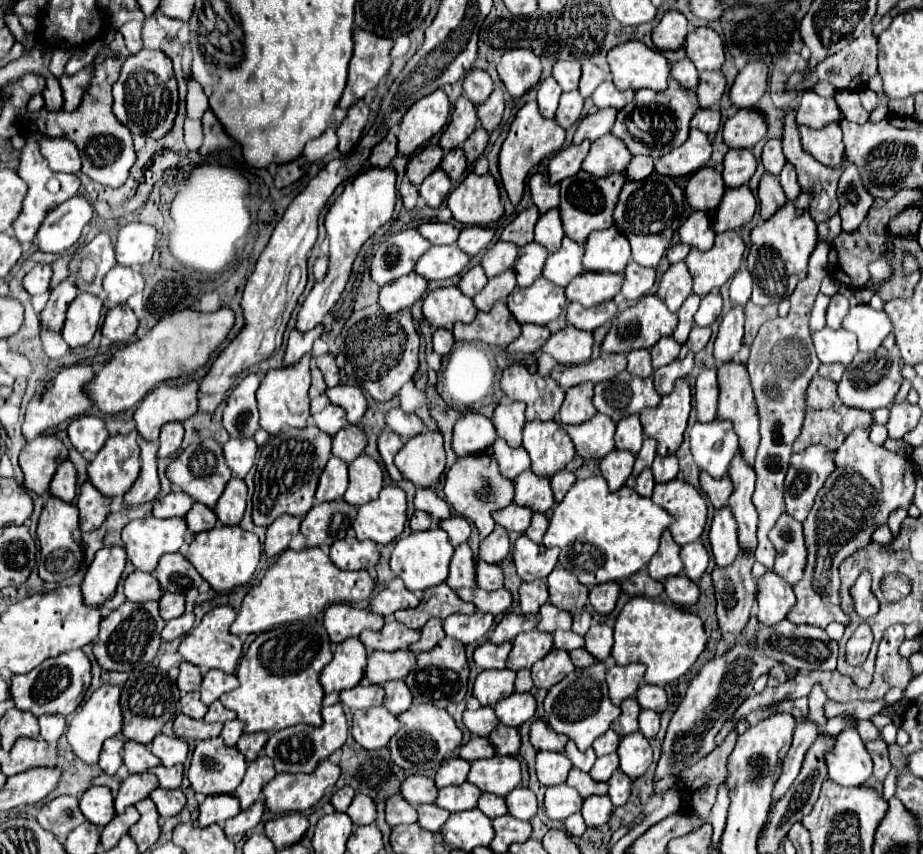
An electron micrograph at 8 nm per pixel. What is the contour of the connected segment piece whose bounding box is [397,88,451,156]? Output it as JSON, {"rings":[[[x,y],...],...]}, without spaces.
{"rings":[[[443,88],[435,90],[435,94],[425,96],[423,100],[415,102],[411,110],[403,116],[403,122],[399,126],[399,152],[401,154],[413,154],[421,144],[425,144],[429,138],[433,138],[449,118],[449,98],[443,92]]]}

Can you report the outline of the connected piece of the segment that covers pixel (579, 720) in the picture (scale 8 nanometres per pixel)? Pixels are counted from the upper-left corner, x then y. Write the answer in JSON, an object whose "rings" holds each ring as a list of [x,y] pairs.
{"rings":[[[603,662],[583,670],[577,668],[573,674],[567,674],[567,678],[563,678],[557,686],[549,688],[545,698],[545,712],[555,732],[571,738],[579,750],[587,750],[595,742],[595,738],[605,734],[611,722],[617,720],[621,714],[621,708],[615,706],[607,696]]]}

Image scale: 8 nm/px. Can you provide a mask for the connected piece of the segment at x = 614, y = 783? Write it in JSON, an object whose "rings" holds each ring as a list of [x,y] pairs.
{"rings":[[[615,770],[615,774],[609,780],[609,798],[615,806],[623,806],[631,792],[631,778],[627,778],[621,770]]]}

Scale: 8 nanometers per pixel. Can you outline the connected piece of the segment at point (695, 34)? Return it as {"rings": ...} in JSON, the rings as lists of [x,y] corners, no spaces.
{"rings":[[[697,28],[687,34],[685,52],[699,72],[719,70],[725,62],[723,40],[713,28]]]}

